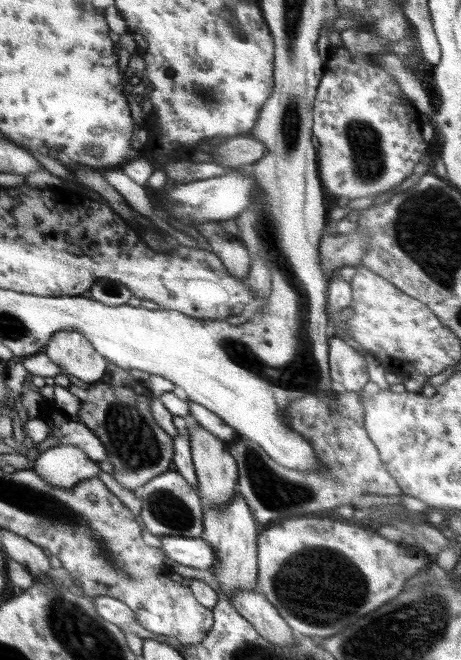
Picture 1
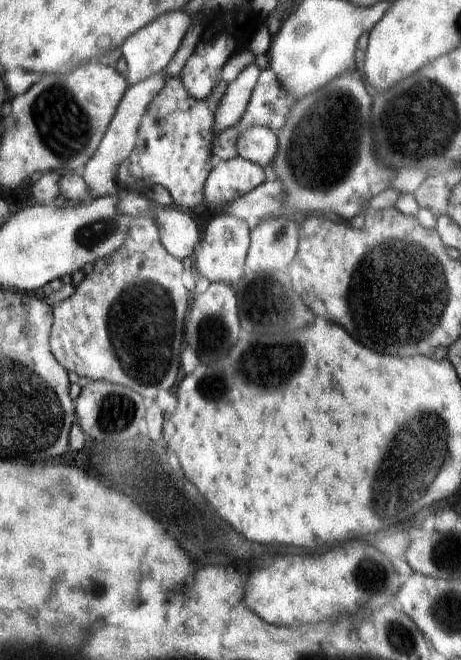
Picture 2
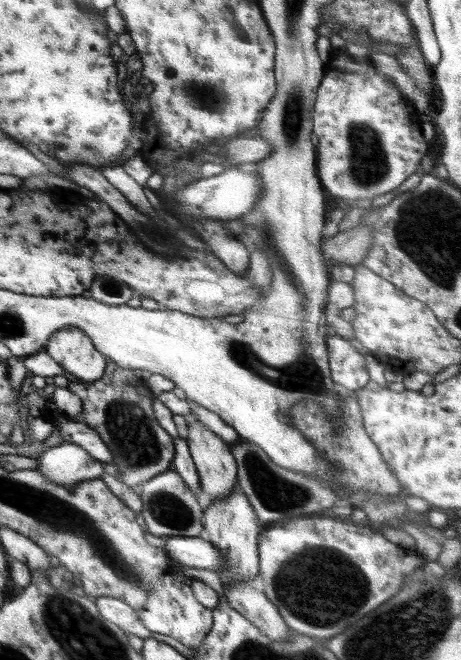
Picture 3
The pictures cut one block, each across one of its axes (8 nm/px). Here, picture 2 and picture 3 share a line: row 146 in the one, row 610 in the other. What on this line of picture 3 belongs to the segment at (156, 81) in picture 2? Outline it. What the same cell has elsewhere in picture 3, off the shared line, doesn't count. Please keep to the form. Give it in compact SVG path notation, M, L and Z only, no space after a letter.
M99 596L96 599L96 604L98 604L100 615L108 622L117 624L125 631L131 632L142 639L152 636L152 631L148 630L143 622L138 619L137 612L134 612L131 606L128 606L118 597Z

